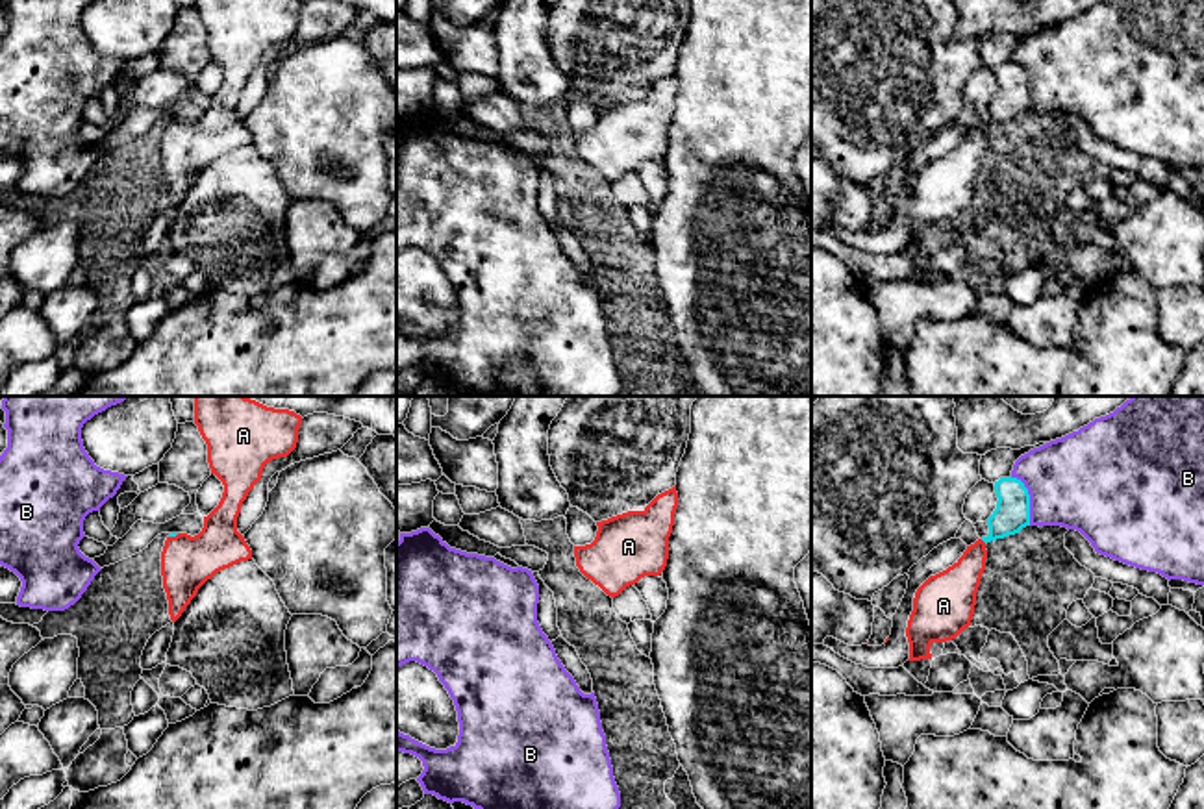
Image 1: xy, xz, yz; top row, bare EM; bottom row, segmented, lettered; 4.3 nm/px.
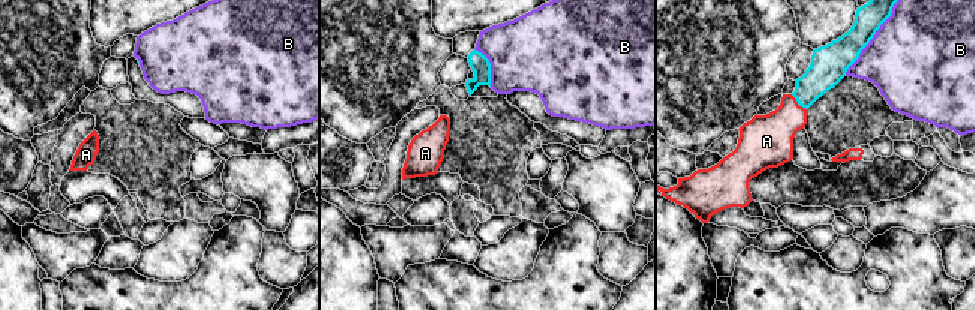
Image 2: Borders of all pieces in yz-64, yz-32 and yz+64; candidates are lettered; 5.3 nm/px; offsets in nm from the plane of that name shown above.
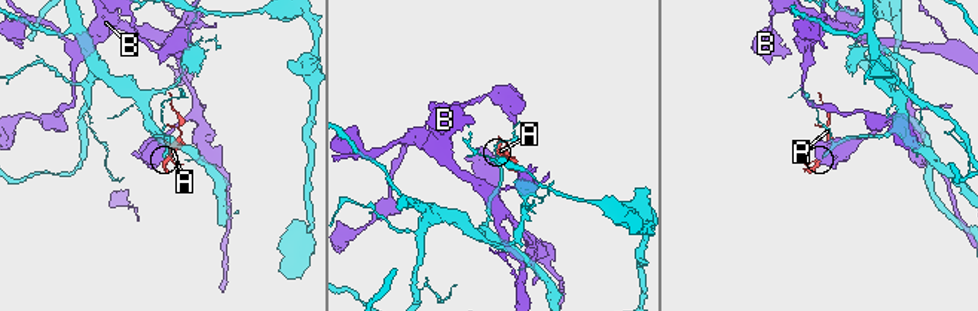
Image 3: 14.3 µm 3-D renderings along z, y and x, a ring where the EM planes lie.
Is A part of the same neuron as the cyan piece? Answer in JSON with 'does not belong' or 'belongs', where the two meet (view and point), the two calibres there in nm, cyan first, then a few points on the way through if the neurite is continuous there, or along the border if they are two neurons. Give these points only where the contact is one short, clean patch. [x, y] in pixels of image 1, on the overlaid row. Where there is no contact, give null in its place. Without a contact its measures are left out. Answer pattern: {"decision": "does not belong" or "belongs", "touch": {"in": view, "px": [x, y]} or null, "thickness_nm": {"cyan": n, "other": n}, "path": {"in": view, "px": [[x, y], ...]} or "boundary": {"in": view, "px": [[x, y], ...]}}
{"decision": "belongs", "touch": {"in": "yz", "px": [984, 541]}, "thickness_nm": {"cyan": 150, "other": 190}, "path": {"in": "yz", "px": [[1012, 513], [984, 541], [954, 589]]}}

